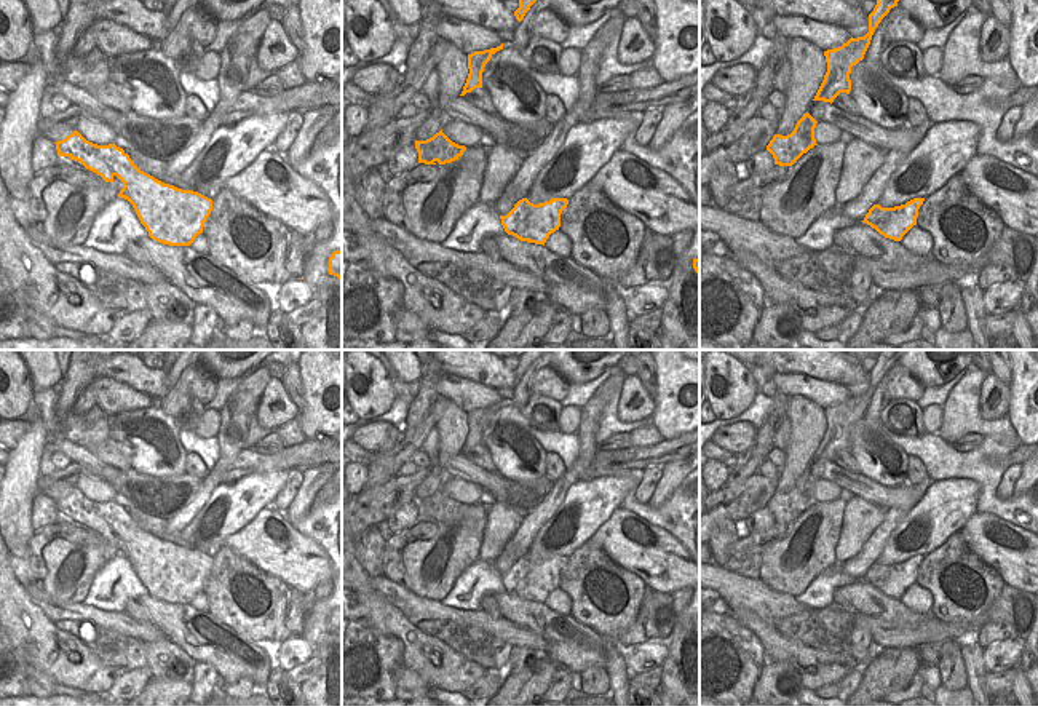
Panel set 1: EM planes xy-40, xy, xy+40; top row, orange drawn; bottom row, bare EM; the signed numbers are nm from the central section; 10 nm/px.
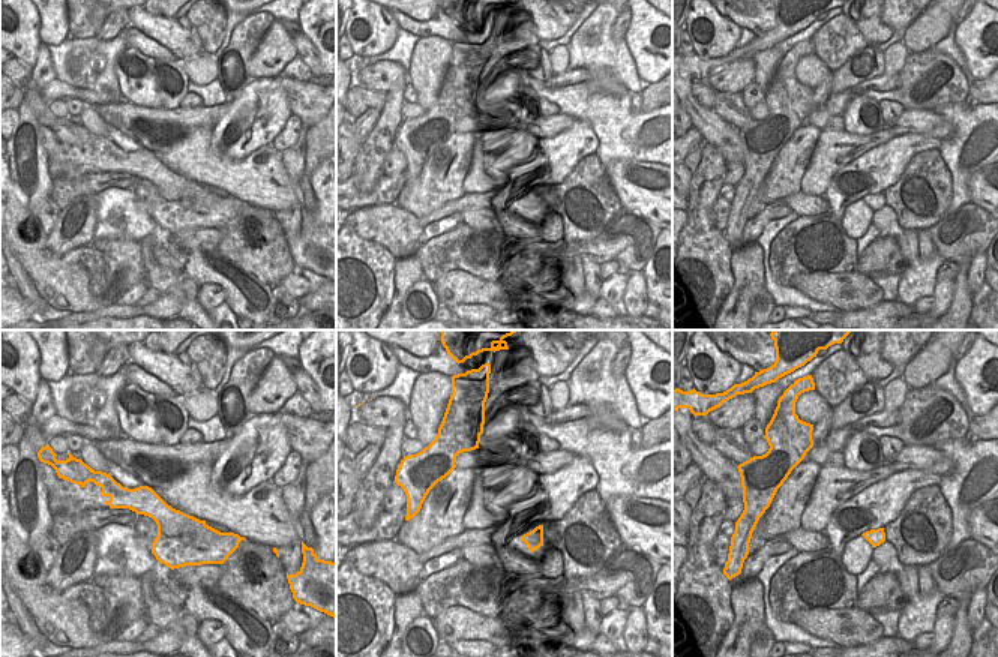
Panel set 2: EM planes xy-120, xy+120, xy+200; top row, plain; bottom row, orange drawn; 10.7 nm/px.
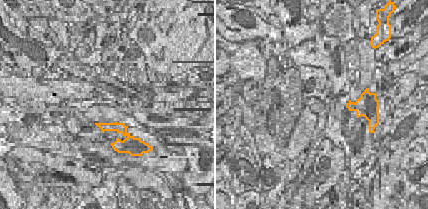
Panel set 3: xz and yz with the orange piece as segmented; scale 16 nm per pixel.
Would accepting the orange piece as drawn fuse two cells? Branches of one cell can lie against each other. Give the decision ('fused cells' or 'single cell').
fused cells

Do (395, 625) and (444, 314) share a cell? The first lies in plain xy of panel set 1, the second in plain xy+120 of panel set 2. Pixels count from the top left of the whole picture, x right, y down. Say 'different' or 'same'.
different

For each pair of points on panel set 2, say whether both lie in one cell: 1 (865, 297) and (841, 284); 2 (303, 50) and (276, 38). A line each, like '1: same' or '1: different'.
1: same
2: different

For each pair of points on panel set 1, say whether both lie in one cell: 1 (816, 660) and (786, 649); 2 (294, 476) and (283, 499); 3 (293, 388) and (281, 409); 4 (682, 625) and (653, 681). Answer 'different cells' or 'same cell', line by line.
1: same cell
2: same cell
3: different cells
4: same cell

